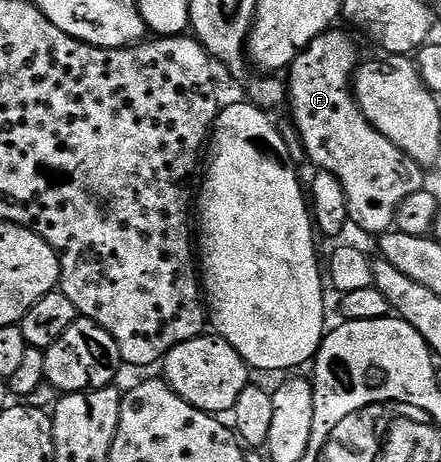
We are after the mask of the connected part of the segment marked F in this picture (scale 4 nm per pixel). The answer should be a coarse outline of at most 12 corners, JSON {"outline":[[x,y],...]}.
{"outline":[[321,33],[290,64],[289,120],[381,235],[424,188],[354,99],[358,49]]}

